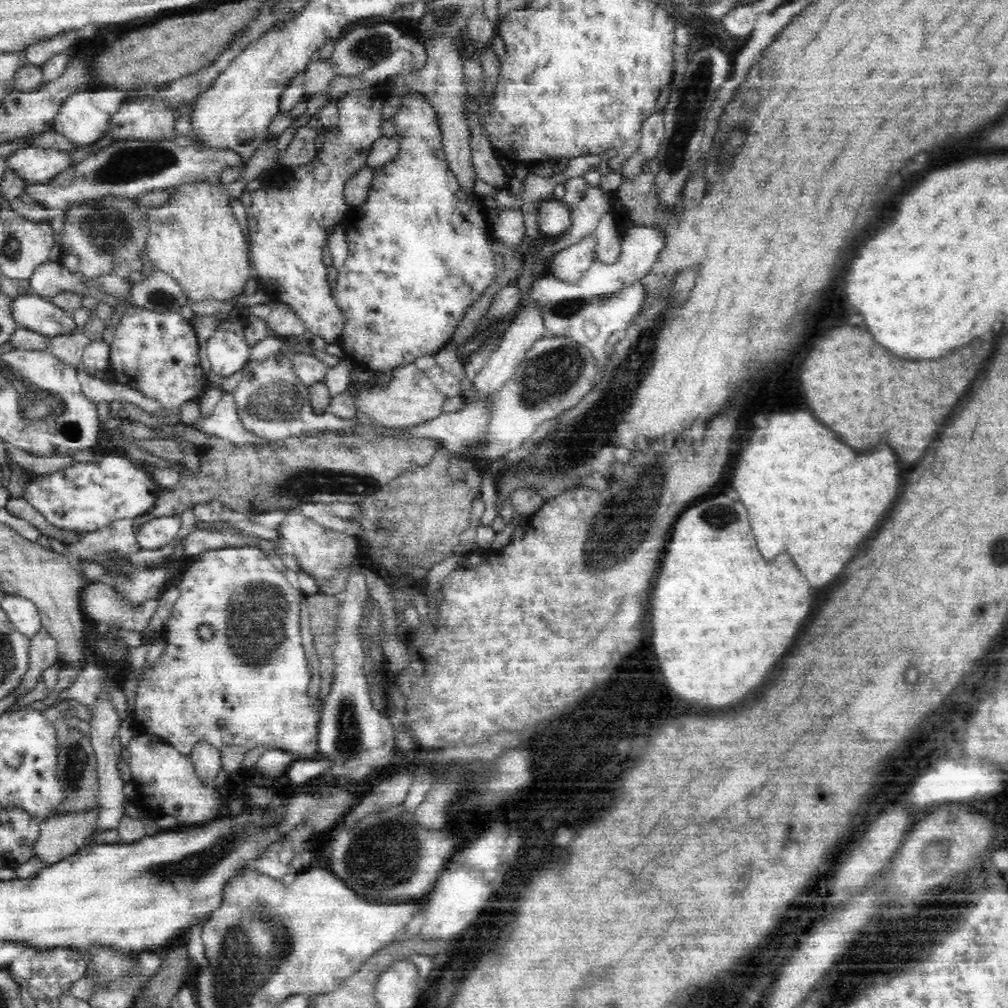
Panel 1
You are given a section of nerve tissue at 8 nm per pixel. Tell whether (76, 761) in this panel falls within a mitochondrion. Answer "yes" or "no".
yes

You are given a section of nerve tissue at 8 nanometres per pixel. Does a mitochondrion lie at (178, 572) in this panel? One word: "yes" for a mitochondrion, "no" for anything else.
no

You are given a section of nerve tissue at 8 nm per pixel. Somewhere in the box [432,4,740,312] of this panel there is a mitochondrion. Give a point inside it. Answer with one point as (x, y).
(688, 109)

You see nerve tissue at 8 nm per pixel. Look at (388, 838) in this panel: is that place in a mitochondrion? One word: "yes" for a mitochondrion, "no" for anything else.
yes

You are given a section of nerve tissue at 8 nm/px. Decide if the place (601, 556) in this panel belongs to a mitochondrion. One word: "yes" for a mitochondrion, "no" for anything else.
yes

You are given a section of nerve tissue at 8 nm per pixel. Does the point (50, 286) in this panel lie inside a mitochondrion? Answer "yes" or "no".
no

